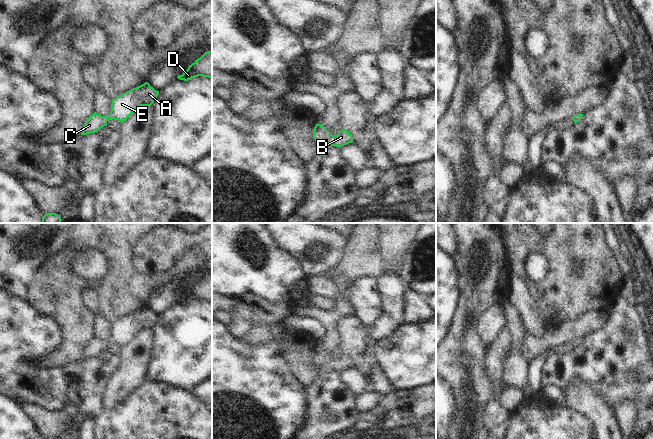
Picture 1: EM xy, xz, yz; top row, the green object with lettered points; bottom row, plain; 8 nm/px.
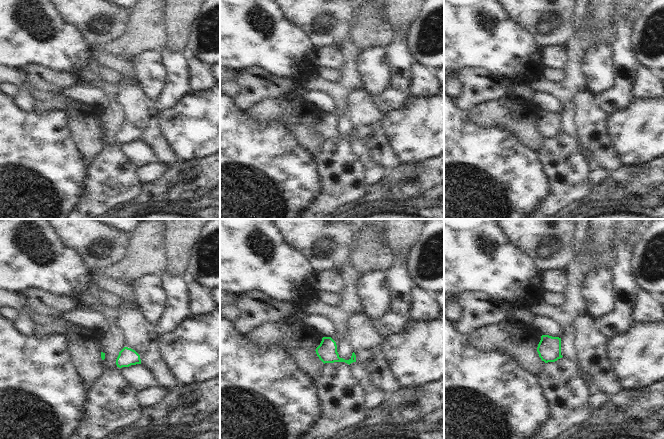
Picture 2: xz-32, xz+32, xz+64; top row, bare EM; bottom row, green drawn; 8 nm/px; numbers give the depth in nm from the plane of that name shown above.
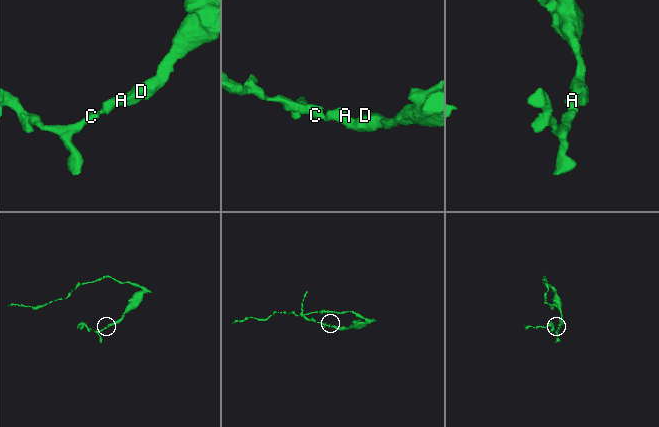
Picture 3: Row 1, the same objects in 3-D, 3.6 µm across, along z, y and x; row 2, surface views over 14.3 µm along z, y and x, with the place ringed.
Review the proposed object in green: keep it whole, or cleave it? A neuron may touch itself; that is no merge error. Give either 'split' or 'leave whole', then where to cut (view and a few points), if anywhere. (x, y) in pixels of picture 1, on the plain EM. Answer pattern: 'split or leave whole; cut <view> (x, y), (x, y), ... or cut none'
leave whole; cut none

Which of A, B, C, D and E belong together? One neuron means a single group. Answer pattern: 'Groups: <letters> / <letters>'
Groups: A B C D E.

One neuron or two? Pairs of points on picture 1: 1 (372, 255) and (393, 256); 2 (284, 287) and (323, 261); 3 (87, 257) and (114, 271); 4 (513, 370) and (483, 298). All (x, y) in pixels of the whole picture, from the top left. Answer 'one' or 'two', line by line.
1: two
2: two
3: two
4: two

